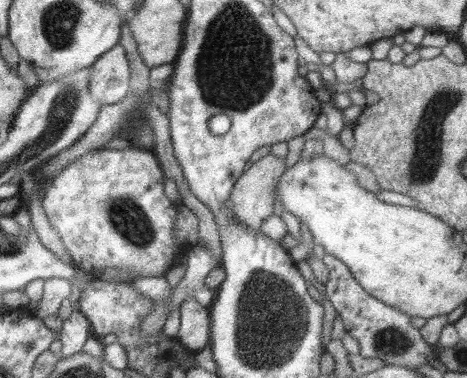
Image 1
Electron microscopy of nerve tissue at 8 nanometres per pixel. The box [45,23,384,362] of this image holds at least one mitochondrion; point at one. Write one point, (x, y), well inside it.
(130, 221)

